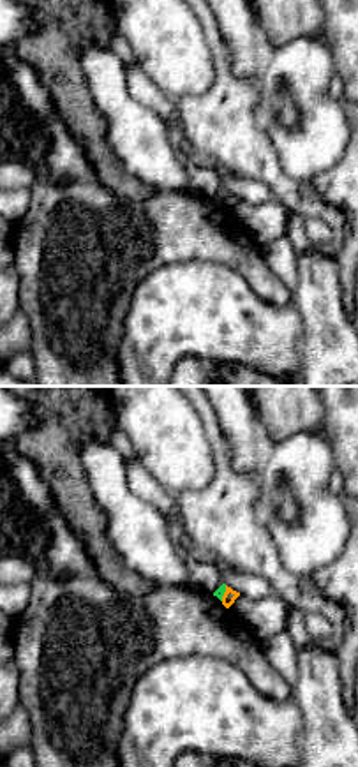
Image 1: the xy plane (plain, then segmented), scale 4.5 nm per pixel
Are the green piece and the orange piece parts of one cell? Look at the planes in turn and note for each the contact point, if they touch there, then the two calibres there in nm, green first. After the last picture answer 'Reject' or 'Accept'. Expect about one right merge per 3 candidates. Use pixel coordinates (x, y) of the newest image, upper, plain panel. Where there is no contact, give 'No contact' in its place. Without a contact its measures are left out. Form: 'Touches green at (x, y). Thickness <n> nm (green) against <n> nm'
Touches green at (224, 196). Thickness 50 nm (green) against 60 nm

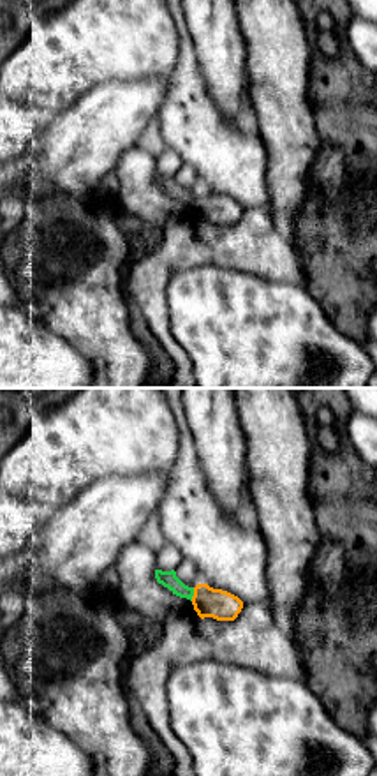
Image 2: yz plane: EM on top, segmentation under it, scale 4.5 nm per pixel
Touches green at (192, 200). Thickness 80 nm (green) against 140 nm

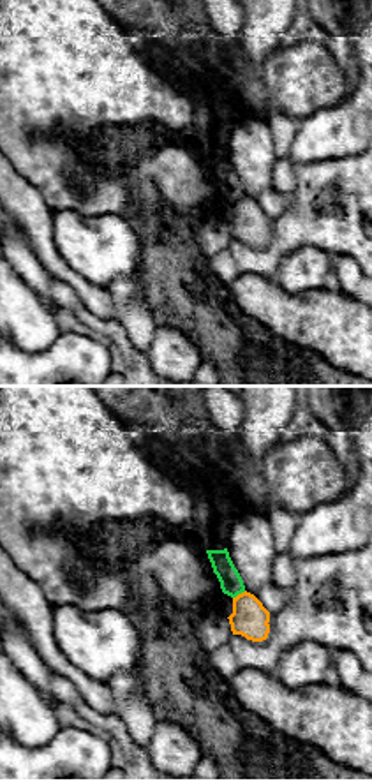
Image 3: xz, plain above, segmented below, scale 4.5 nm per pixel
Touches green at (238, 198). Thickness 110 nm (green) against 170 nm

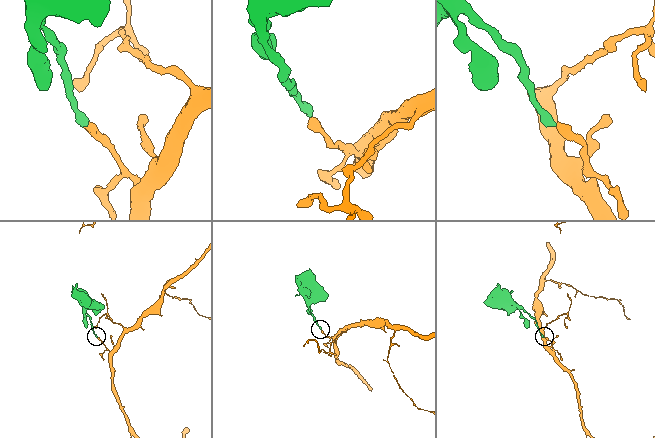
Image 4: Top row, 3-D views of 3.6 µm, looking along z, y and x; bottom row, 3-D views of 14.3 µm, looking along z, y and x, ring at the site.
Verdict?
Reject

